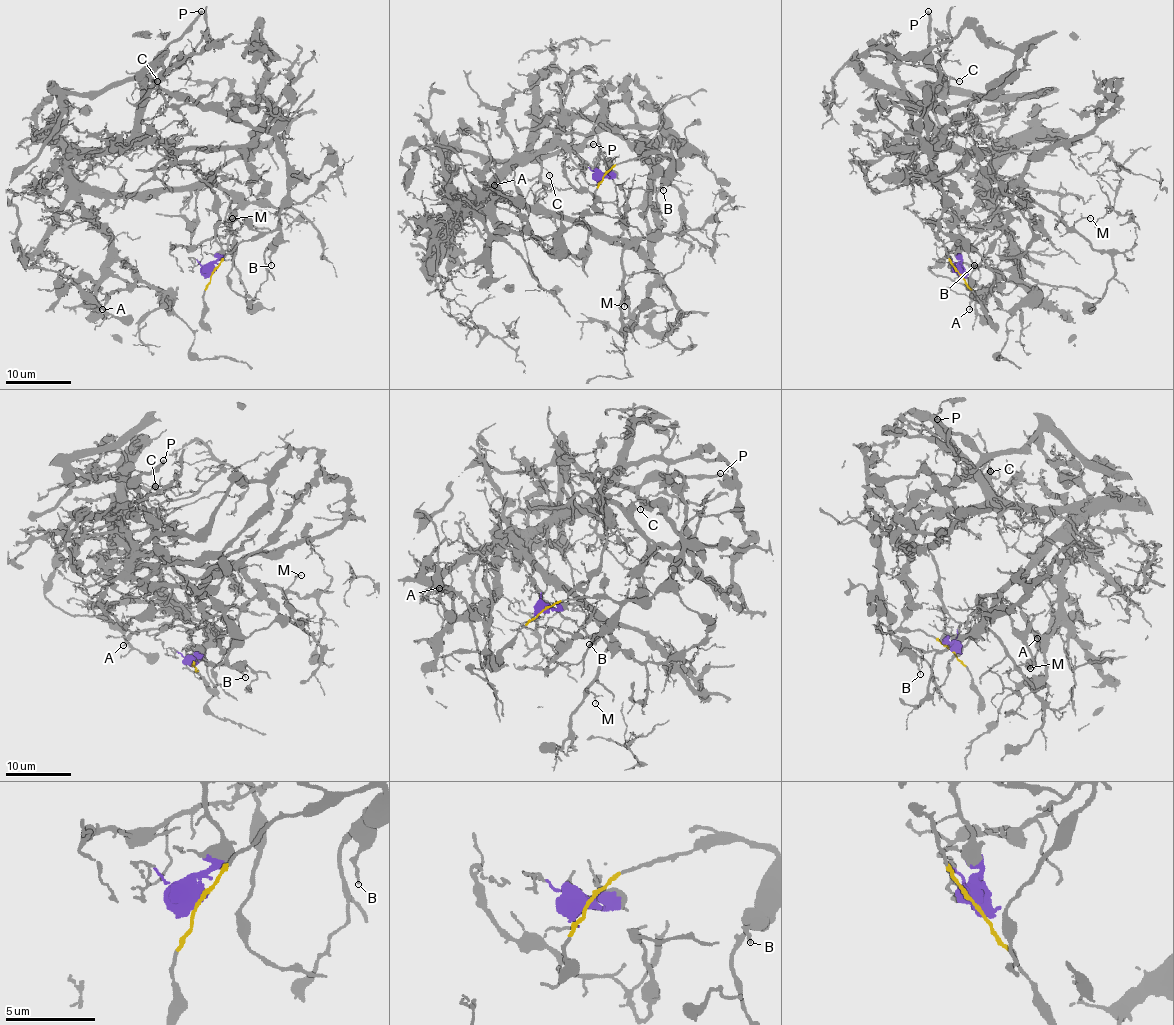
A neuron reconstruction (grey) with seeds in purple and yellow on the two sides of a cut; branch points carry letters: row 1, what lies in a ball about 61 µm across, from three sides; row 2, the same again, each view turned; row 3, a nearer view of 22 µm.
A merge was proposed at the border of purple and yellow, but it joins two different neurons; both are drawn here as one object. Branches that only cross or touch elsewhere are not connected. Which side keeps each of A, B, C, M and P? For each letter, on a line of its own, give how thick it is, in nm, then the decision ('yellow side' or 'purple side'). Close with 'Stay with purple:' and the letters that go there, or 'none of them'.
A: 140 nm | purple side
B: 130 nm | yellow side
C: 80 nm | yellow side
M: 90 nm | purple side
P: 320 nm | yellow side
Stay with purple: A, M

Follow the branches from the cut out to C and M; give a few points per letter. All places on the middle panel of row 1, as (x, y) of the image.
C: (603, 175), (659, 152), (679, 159), (677, 146), (656, 130), (592, 131), (549, 152), (539, 164), (549, 175)
M: (603, 175), (613, 174), (608, 167), (616, 205), (631, 240), (621, 258), (625, 307)

